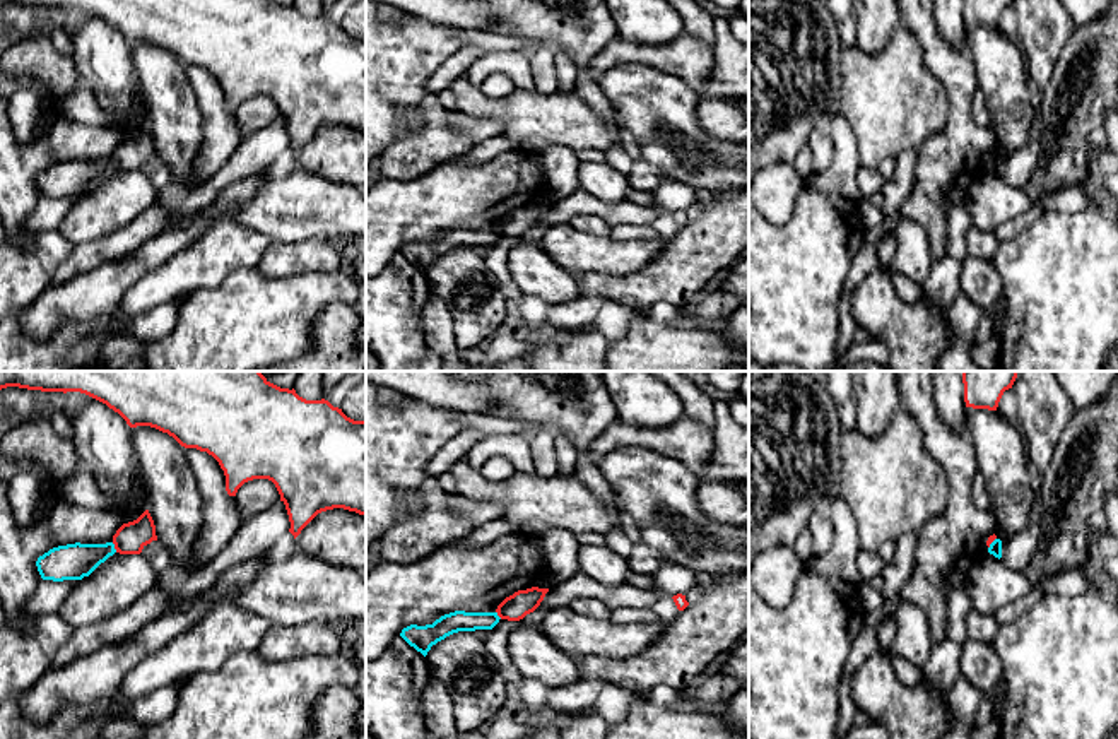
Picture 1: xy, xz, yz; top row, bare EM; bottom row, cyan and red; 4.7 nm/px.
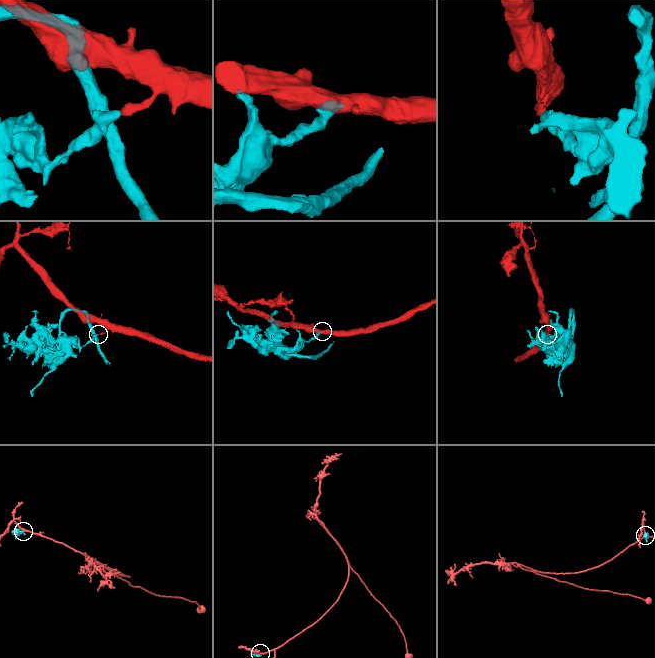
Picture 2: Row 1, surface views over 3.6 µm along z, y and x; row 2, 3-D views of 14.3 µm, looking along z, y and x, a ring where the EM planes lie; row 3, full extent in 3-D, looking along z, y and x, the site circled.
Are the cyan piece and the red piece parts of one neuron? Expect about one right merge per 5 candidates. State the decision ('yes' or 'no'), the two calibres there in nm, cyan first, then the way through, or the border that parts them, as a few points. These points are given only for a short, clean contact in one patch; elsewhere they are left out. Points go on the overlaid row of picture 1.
no; 170 nm thick on the cyan side, 150 nm on the other; border along xy (111, 543), (117, 551)

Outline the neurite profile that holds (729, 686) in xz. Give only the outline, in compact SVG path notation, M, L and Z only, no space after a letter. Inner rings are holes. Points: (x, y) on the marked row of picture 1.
M715 672L706 677L716 679L720 683L720 689L721 689L725 701L730 700L744 686L740 681L721 676L720 672Z

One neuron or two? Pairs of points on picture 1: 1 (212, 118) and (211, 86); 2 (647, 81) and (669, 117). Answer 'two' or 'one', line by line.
1: one
2: one

